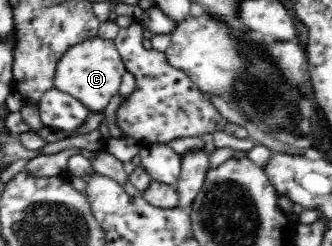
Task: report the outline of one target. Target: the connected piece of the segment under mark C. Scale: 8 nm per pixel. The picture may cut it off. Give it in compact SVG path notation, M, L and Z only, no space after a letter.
M98 37L72 47L58 61L53 84L58 91L71 95L78 100L89 113L104 112L108 103L119 93L122 75L127 72L115 44Z

